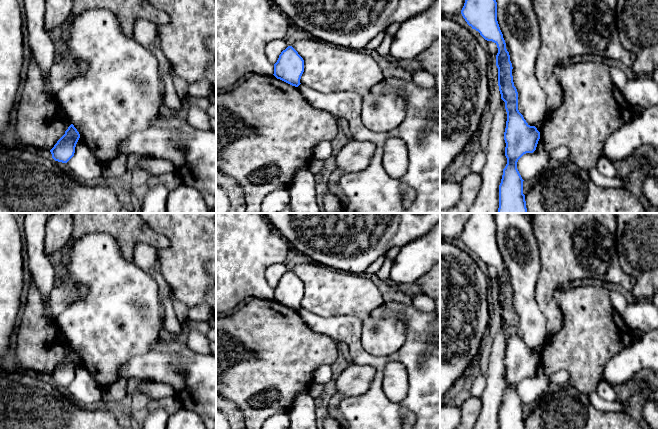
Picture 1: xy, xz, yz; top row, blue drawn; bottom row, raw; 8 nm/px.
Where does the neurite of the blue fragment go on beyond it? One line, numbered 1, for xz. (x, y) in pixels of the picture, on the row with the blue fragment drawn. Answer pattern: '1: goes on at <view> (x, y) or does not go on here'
1: does not go on here

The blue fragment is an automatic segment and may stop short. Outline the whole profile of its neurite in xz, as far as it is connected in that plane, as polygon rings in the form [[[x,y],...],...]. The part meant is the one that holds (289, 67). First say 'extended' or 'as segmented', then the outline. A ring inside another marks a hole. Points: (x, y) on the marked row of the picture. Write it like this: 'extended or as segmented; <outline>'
as segmented; [[[288,46],[281,52],[274,64],[274,76],[292,86],[298,87],[304,72],[304,60],[298,52]]]

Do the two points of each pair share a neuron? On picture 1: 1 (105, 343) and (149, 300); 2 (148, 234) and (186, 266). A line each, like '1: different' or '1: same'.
1: same
2: different

